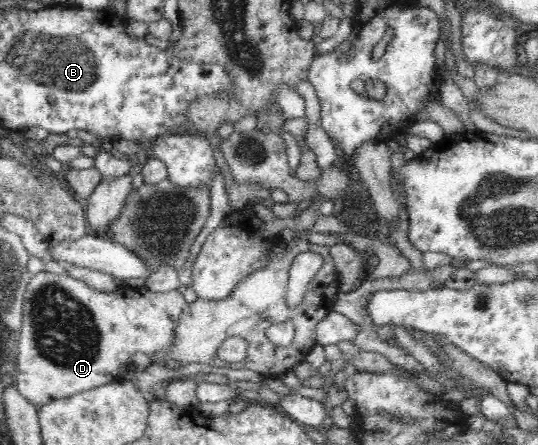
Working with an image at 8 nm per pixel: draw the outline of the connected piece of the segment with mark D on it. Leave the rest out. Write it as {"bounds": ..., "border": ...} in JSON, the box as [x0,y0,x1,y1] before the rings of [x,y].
{"bounds":[17,271,187,406],"border":[[[40,271],[31,277],[24,295],[24,317],[20,349],[17,353],[17,388],[32,404],[45,406],[51,401],[82,393],[108,385],[108,382],[123,380],[123,367],[136,372],[132,357],[144,353],[150,358],[150,365],[163,365],[160,353],[167,354],[175,342],[175,331],[180,323],[181,313],[187,303],[183,289],[169,293],[152,293],[145,289],[132,289],[126,286],[116,293],[98,292],[84,284],[82,280],[66,273]]]}

